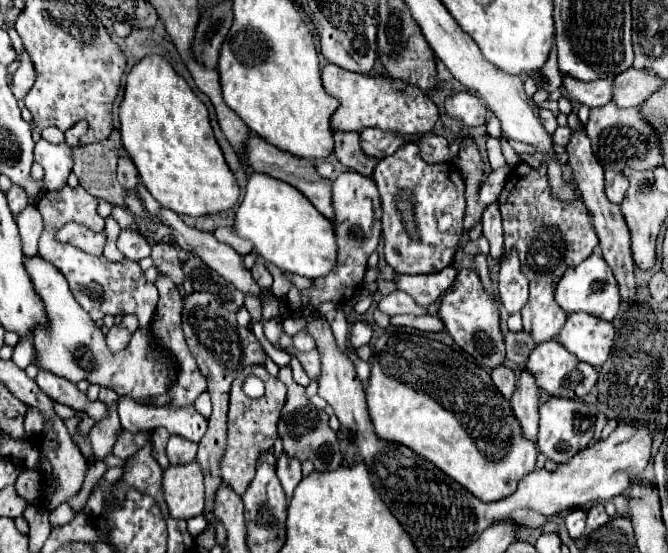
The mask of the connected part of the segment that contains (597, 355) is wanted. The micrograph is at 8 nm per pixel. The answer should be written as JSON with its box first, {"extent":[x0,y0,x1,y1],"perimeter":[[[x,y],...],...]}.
{"extent":[556,312,614,366],"perimeter":[[[586,312],[568,314],[562,332],[556,336],[568,352],[592,366],[602,366],[612,350],[614,326]]]}

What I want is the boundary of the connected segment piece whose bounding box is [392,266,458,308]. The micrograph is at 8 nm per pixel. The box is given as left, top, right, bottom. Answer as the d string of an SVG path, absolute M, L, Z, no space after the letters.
M454 266L444 268L442 272L434 276L402 276L394 274L392 282L396 284L398 290L404 290L418 302L422 308L428 308L432 302L436 302L454 282L458 270Z

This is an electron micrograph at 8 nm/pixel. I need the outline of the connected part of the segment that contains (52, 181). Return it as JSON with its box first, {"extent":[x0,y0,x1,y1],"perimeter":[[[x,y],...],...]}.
{"extent":[34,140,72,190],"perimeter":[[[38,140],[34,148],[34,162],[38,162],[44,168],[44,186],[48,190],[58,190],[66,184],[66,178],[72,170],[70,146],[54,146],[46,140]]]}

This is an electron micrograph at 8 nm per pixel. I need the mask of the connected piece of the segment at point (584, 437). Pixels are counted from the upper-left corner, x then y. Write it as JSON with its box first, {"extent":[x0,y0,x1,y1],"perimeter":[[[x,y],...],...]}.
{"extent":[538,398,594,464],"perimeter":[[[548,398],[546,402],[540,404],[540,430],[538,430],[538,450],[562,464],[566,460],[570,460],[570,456],[574,456],[578,450],[586,448],[592,438],[594,438],[594,412],[590,410],[590,406],[582,400],[570,400],[570,398]]]}

